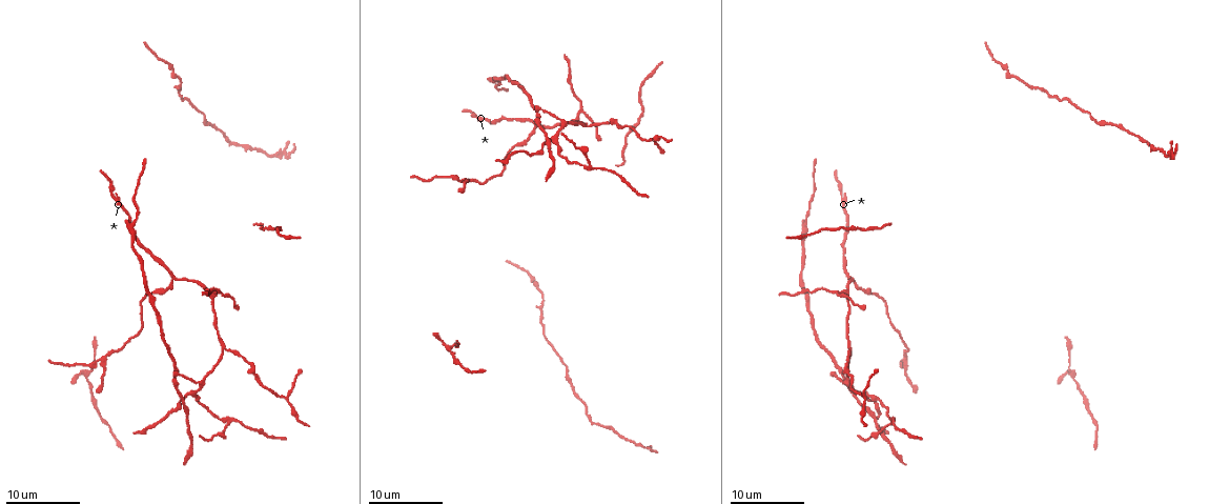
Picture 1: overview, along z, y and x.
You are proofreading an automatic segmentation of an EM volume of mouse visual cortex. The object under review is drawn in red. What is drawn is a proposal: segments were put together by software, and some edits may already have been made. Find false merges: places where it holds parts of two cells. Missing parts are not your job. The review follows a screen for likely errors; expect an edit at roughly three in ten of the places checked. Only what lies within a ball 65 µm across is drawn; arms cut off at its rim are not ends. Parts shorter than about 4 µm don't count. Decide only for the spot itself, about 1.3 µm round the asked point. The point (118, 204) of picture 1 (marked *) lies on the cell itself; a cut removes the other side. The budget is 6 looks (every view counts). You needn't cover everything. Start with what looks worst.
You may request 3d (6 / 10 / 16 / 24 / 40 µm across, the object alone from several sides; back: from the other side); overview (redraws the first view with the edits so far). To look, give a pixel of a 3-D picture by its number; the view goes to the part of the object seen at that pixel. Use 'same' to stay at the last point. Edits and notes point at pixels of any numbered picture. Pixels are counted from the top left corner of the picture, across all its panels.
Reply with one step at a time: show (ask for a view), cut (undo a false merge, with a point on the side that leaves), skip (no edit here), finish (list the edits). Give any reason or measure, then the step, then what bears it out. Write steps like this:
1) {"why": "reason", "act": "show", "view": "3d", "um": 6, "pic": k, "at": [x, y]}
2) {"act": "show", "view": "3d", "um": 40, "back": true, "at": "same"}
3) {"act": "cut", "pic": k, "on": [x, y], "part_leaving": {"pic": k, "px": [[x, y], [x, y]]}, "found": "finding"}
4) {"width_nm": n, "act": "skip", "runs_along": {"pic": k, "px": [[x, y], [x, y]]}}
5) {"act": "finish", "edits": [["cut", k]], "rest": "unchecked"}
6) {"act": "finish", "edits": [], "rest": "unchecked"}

{"act": "show", "view": "3d", "um": 16, "pic": 1, "at": [227, 421]}

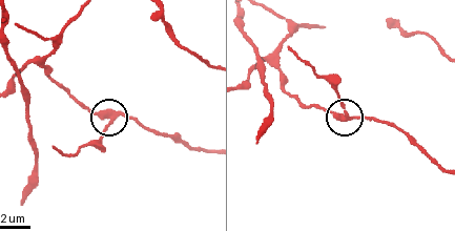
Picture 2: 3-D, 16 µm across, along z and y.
{"act": "show", "view": "3d", "um": 6, "pic": 2, "at": [113, 122]}

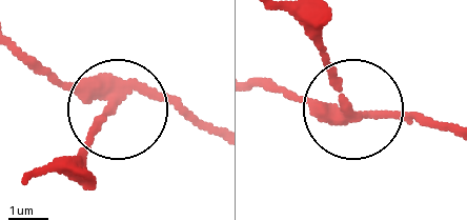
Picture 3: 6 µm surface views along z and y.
{"act": "skip", "found": "continuous, no second cell"}

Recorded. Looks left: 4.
{"why": "two arms in line, one across", "act": "show", "view": "3d", "um": 16, "pic": 1, "at": [213, 296]}

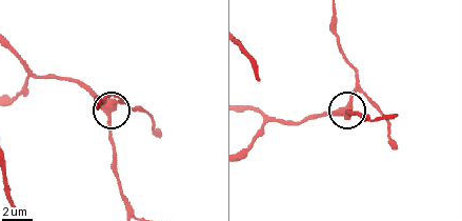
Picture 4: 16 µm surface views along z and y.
{"width_nm": 300, "act": "skip", "runs_along": {"pic": 4, "px": [[247, 108], [300, 123], [334, 116], [347, 104], [357, 76]]}, "found": "continuous, no second cell"}

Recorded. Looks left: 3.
{"why": "branch point", "act": "show", "view": "3d", "um": 10, "pic": 1, "at": [222, 348]}

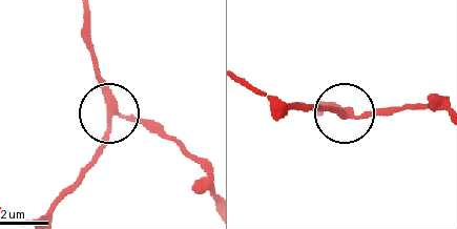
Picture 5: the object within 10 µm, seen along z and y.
{"arms": 3, "act": "skip", "runs_along": {"pic": 5, "px": [[85, 13], [91, 61], [107, 109], [162, 125]]}, "found": "continuous, no second cell"}

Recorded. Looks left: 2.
{"act": "finish", "edits": [], "rest": "unchecked"}

